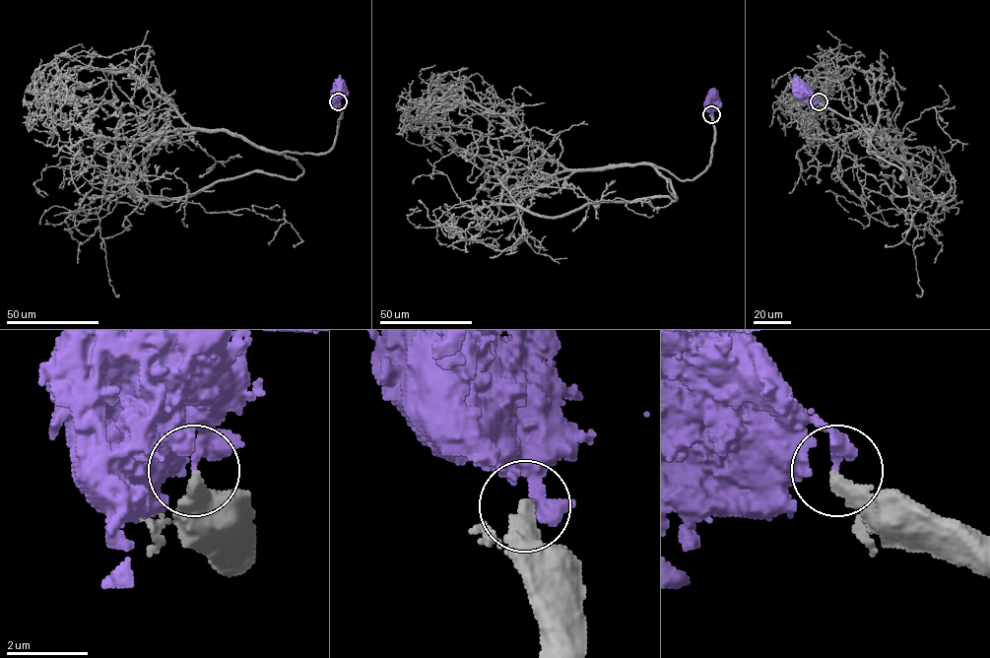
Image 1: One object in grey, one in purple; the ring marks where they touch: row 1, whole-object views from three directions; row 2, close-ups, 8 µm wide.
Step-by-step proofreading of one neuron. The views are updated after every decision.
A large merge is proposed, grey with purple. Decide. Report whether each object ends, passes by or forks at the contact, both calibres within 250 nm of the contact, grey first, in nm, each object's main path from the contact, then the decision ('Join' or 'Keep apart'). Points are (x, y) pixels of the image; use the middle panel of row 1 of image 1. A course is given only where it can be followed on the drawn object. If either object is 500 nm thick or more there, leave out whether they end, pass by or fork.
At the ring grey ends. At the ring purple ends. Thickness 360 nm (grey) against 360 nm. Course of grey: (711, 113), (701, 172), (656, 168), (676, 199), (560, 216), (519, 205), (489, 138), (554, 135), (560, 193). Course of purple: (711, 113), (713, 98). Join

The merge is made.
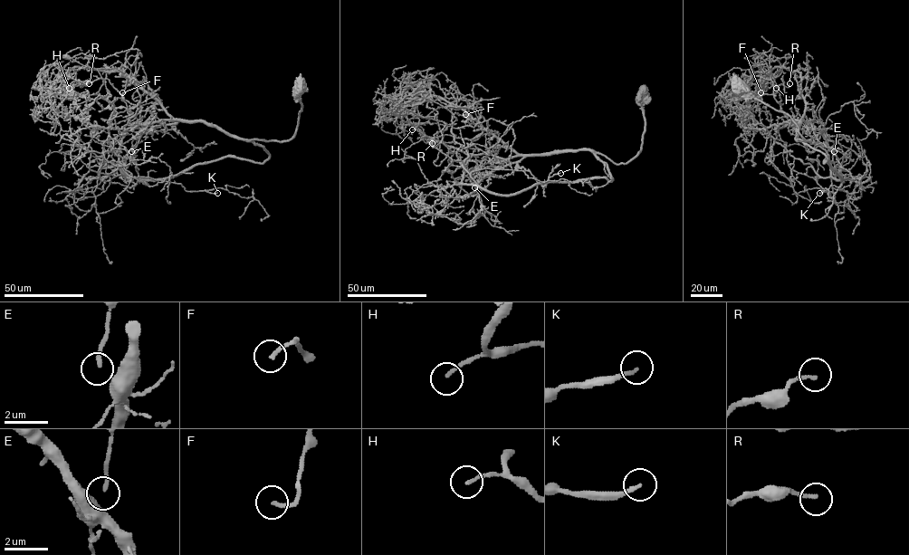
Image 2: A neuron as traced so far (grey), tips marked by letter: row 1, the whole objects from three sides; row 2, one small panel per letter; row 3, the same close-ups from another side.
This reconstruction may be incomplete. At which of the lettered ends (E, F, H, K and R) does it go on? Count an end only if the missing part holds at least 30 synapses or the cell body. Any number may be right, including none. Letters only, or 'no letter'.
K

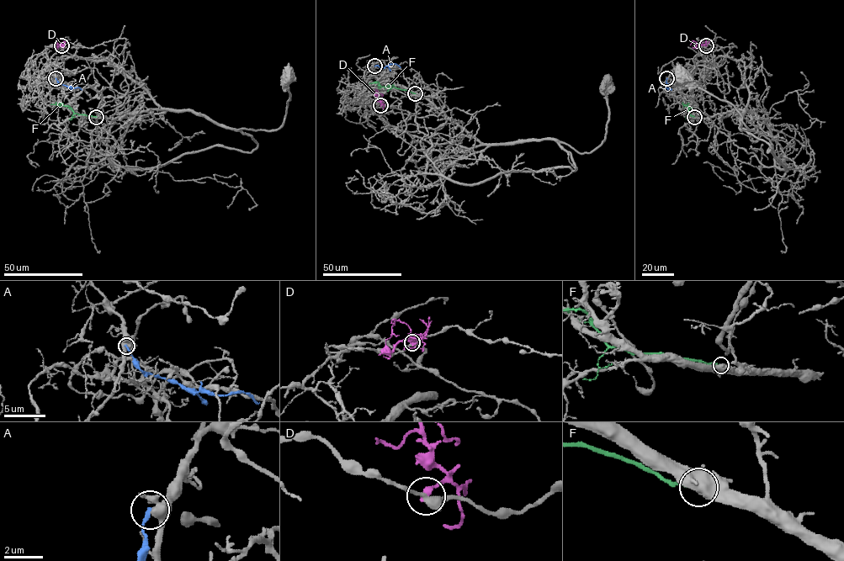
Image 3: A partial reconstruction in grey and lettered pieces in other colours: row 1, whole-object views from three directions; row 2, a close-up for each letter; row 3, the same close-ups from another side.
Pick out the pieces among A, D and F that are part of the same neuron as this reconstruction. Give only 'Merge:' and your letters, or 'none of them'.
Merge: none of them

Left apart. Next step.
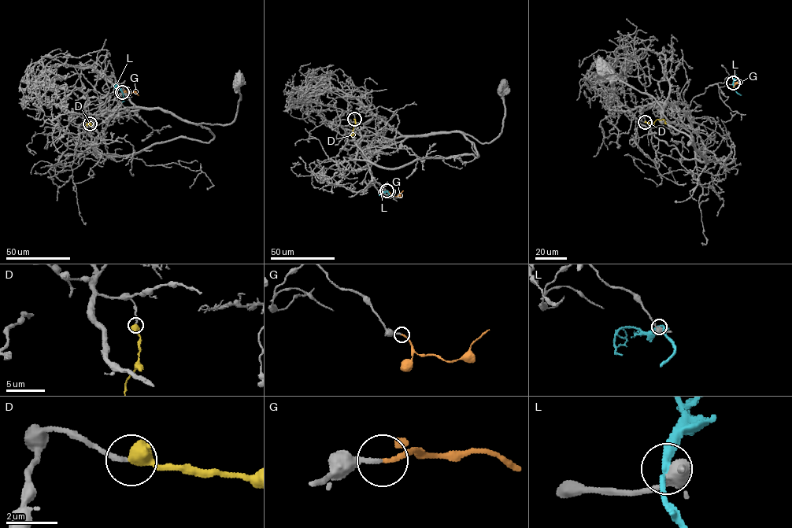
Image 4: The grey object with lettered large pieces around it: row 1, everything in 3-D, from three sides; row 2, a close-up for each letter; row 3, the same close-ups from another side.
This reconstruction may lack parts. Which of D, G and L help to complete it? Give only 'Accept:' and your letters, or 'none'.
Accept: D, G

